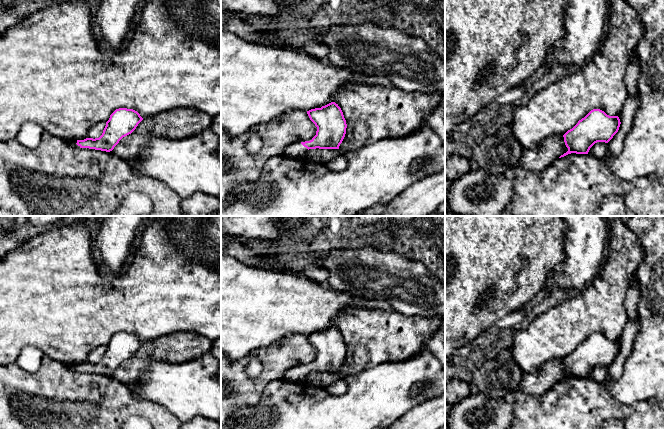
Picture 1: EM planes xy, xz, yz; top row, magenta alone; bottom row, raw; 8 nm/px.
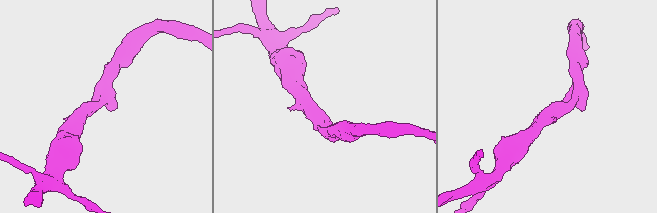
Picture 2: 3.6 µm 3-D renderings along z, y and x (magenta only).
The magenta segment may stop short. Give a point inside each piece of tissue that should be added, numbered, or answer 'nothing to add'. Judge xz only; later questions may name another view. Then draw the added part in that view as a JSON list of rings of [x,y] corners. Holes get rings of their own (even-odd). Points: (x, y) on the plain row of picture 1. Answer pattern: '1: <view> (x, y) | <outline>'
1: xz (296, 375) | [[[296,367],[288,370],[284,375],[283,380],[292,384],[304,383],[307,375],[308,373],[301,367]]]

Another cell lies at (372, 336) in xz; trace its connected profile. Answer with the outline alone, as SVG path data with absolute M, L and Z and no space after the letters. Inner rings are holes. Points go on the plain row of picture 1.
M346 308L333 318L333 326L341 332L347 348L342 367L338 373L309 373L305 383L326 389L338 380L379 364L404 362L419 354L423 350L424 340L431 337L443 324L445 321L438 316L407 317L394 310Z

